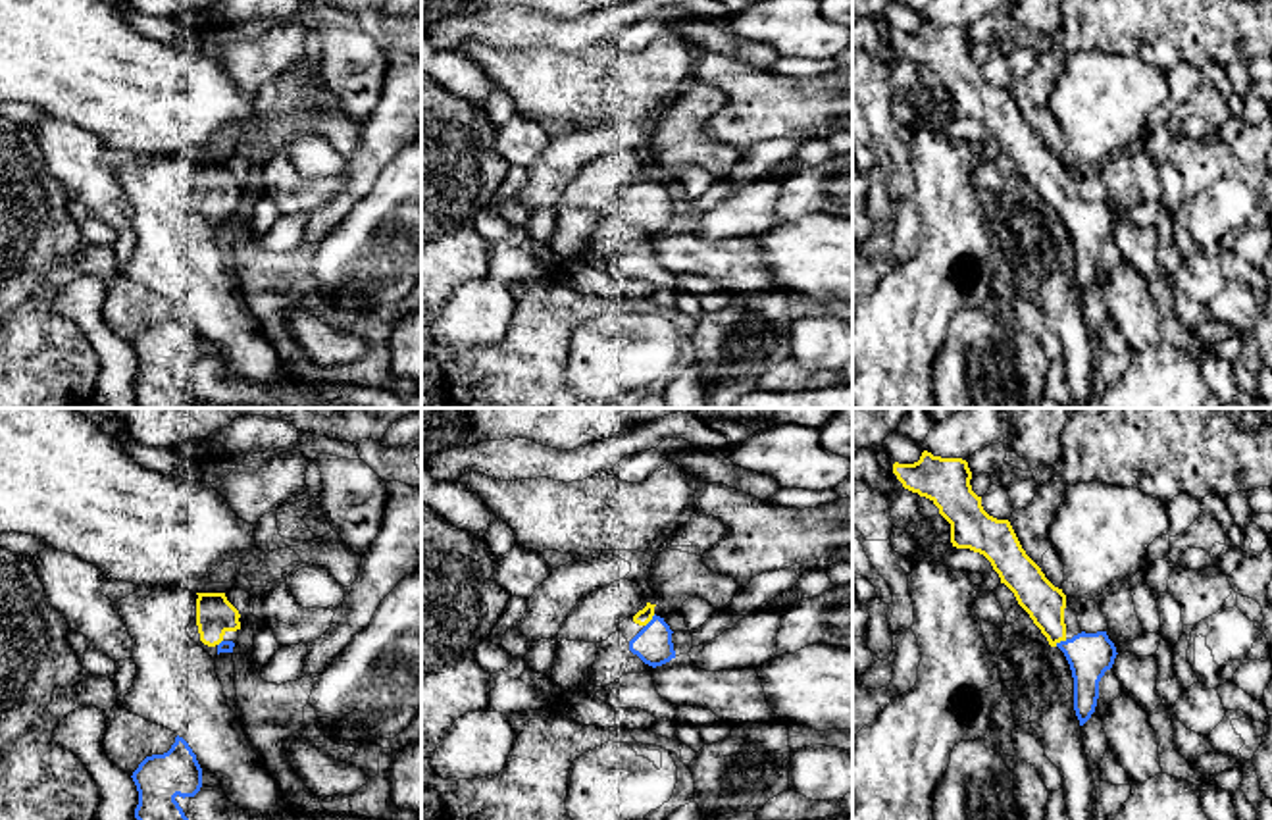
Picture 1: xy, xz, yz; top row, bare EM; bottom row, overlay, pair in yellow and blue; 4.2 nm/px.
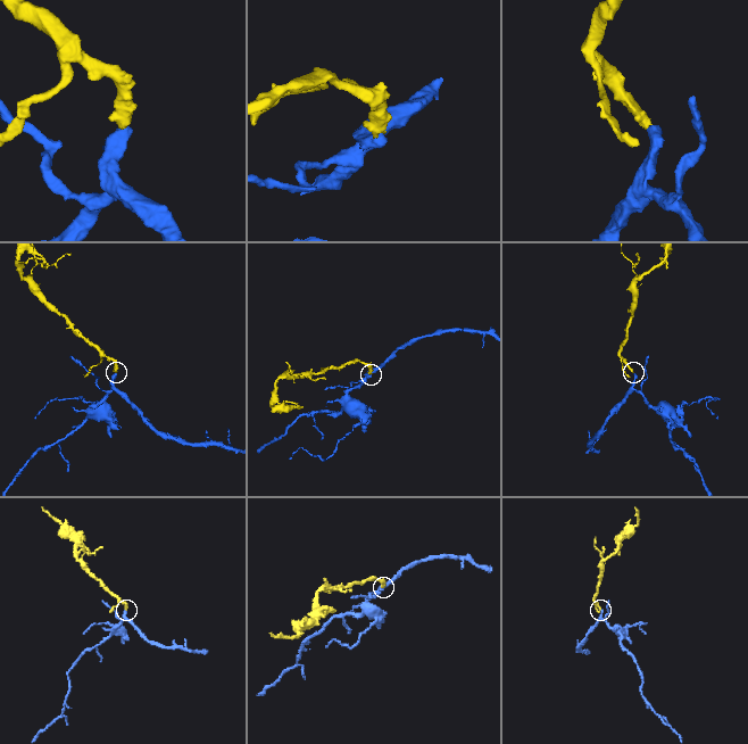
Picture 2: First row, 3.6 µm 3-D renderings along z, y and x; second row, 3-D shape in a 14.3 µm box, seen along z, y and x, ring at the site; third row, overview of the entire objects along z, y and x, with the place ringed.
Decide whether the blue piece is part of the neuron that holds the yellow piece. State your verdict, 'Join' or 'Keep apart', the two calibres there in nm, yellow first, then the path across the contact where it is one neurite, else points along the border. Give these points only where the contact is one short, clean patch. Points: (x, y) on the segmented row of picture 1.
Join. Thickness 160 nm (yellow) against 190 nm

